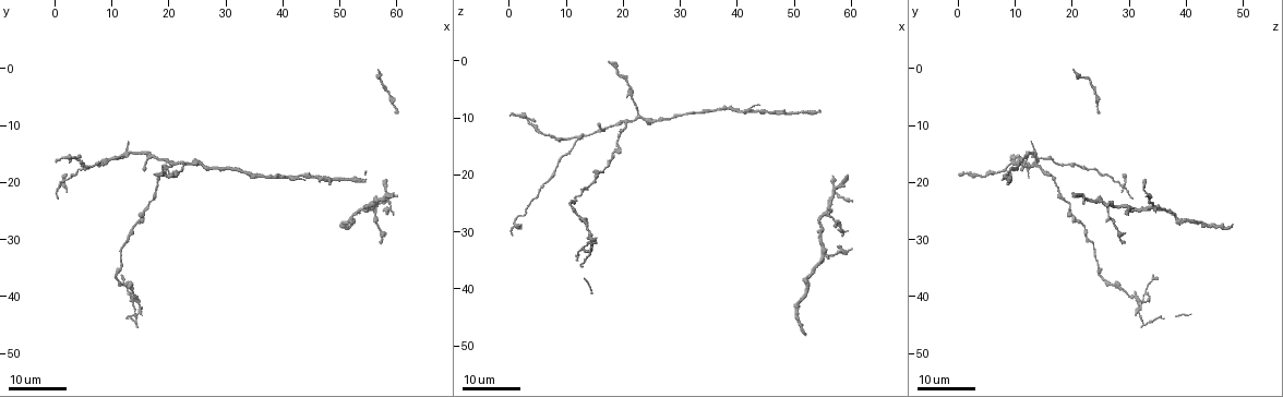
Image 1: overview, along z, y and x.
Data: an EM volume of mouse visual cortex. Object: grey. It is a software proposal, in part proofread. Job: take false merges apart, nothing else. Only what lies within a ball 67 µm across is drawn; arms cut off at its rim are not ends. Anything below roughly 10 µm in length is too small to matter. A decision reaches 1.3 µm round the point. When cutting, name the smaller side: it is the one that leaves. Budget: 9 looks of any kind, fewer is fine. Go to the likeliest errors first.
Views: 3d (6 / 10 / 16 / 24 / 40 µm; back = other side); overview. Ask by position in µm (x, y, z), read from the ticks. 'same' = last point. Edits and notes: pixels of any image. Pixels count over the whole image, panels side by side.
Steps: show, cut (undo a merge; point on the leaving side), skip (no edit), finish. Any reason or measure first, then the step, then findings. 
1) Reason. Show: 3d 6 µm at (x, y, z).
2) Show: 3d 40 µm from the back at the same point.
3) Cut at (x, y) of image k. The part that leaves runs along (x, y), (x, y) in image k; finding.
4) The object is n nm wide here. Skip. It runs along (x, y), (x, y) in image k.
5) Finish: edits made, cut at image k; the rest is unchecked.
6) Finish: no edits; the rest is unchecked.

Three arms meet. Show: 3d 24 µm at (12.5, 40.0, 33.0).

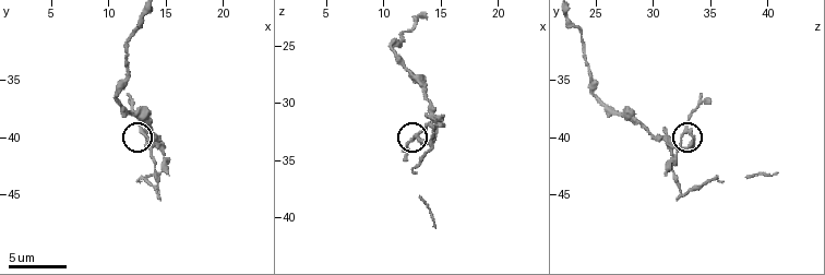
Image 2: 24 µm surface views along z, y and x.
Show: 3d 10 µm at (13.0, 39.4, 33.2).

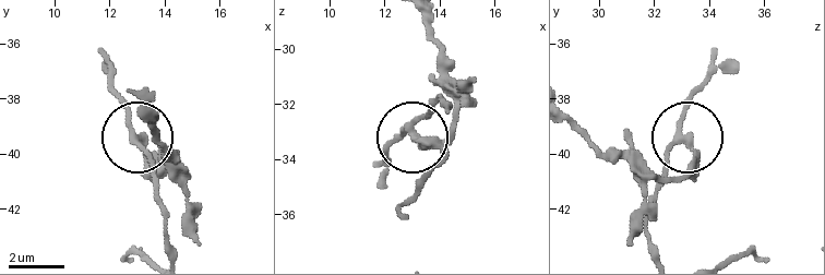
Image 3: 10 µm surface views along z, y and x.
3 arms meet here. Skip. It runs along (141, 116), (181, 174), (141, 139), (165, 210) in image 3; one neuron here.

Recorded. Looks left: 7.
A fork. Show: 3d 16 µm at (12.0, 15.5, 14.0).

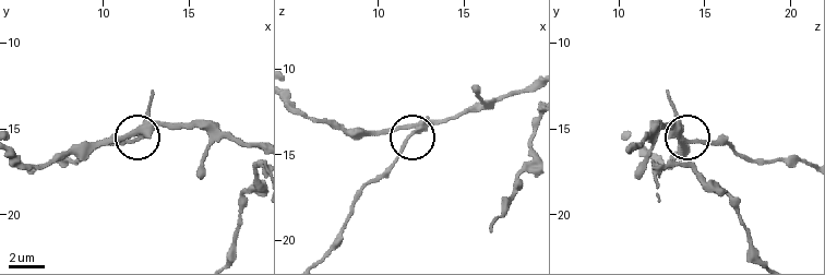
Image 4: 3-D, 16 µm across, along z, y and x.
Show: 3d 10 µm at (11.9, 15.6, 13.7).

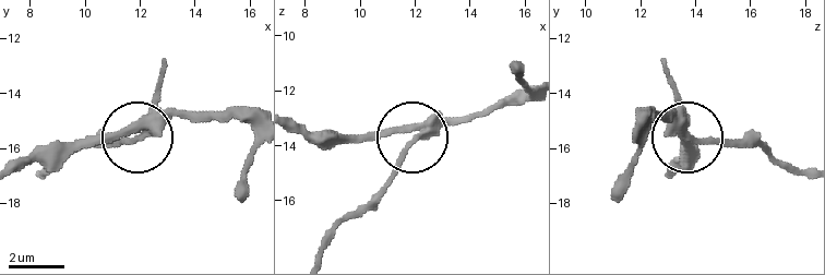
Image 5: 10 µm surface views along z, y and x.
Show: 3d 10 µm from the back at (12.1, 15.6, 13.7).

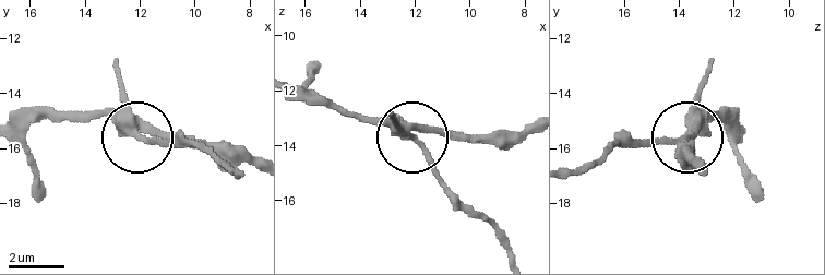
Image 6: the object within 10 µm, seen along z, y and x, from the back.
The side arm is 15 µm long. Cut at (152, 143) of image 6. The part that leaves runs along (127, 122), (151, 141), (195, 143), (235, 169) in image 6; a second neuron is stuck on.

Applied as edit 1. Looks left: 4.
See it whole again. Show: overview.

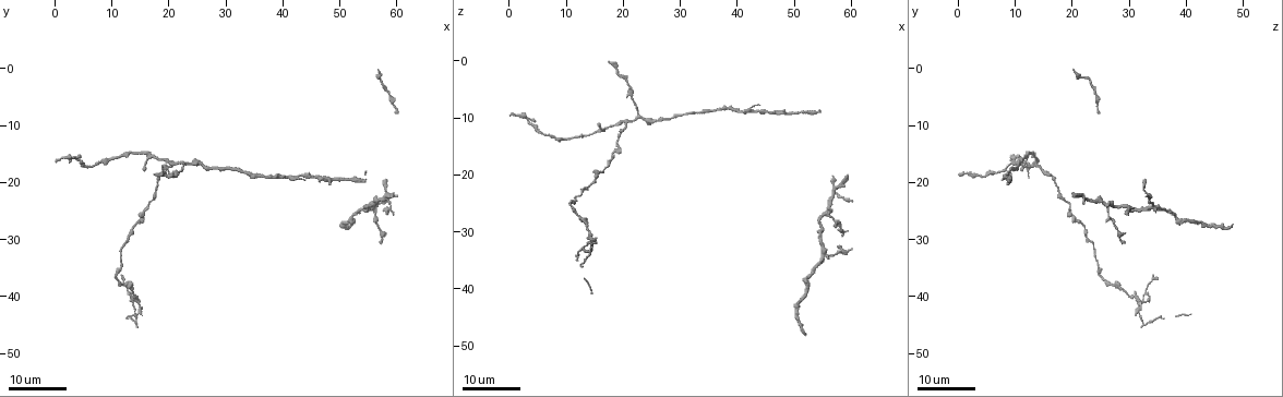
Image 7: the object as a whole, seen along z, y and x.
Side arm on a straight run. Show: 3d 24 µm at (20.5, 16.5, 10.5).

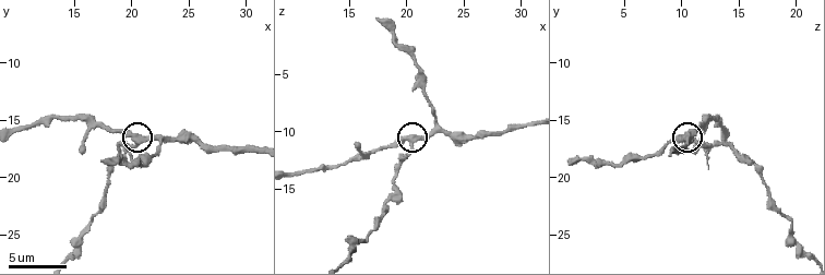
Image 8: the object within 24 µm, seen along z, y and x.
Show: 3d 6 µm at (20.2, 16.6, 10.8).

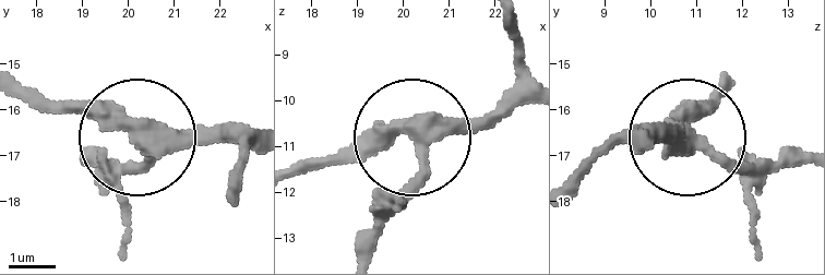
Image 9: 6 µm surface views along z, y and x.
The side arm is 25 µm long; 3 arms meet here. Skip. All the same neuron.

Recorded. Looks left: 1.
Narrows sharply. Show: 3d 16 µm at (11.8, 38.0, 27.0).

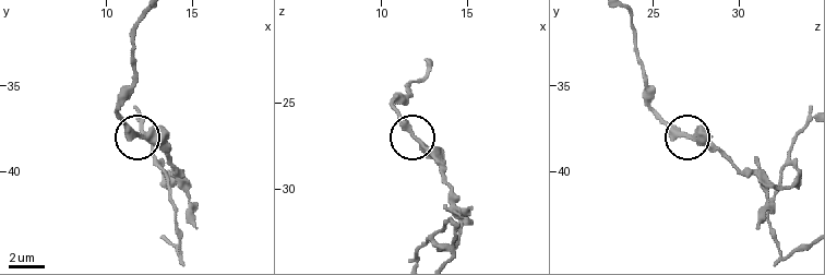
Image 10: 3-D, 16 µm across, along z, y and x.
Skip. It runs along (630, 19), (647, 102), (688, 135), (717, 146) in image 10; one neuron here.

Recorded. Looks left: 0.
Finish: edits made, cut at image 6; the rest is unchecked.

